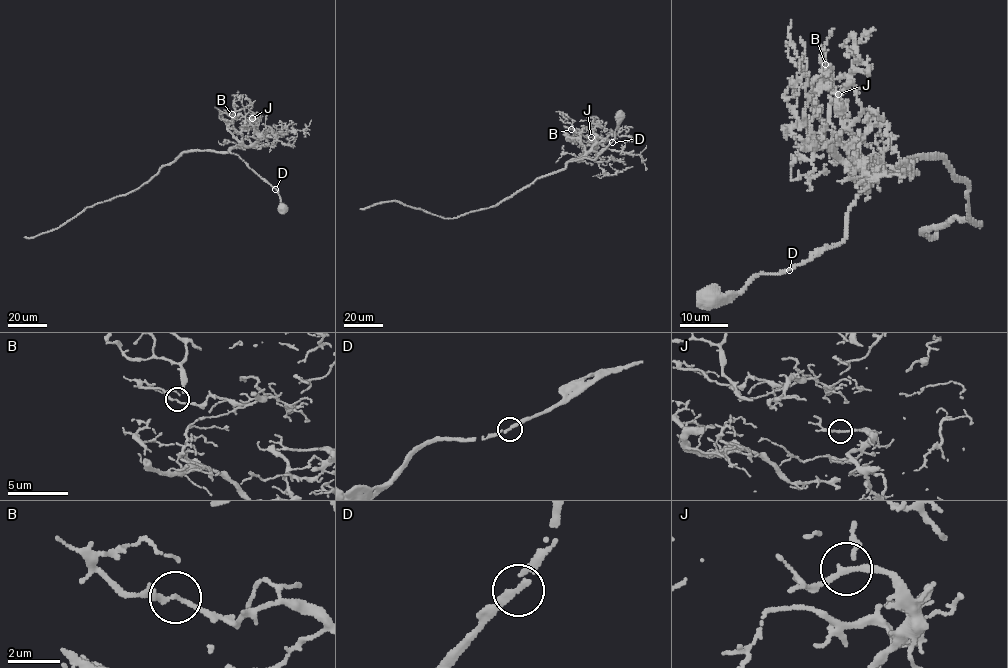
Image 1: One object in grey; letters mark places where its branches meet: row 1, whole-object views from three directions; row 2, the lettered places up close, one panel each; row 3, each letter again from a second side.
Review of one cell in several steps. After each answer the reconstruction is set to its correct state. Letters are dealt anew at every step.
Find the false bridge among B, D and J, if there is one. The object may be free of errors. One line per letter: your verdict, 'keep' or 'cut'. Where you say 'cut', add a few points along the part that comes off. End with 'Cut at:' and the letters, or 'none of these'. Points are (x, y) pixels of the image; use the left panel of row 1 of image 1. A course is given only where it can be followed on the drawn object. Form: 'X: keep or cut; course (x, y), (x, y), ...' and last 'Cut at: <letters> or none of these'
B: keep
D: keep
J: keep
Cut at: none of these

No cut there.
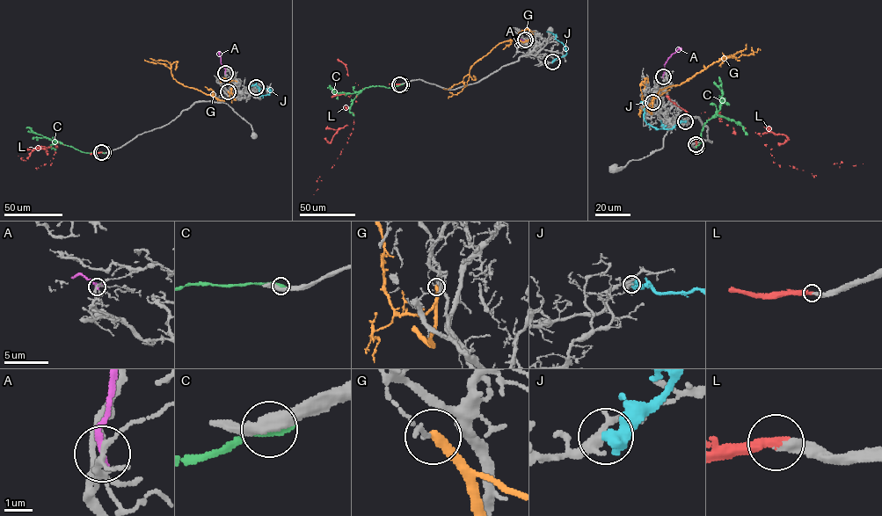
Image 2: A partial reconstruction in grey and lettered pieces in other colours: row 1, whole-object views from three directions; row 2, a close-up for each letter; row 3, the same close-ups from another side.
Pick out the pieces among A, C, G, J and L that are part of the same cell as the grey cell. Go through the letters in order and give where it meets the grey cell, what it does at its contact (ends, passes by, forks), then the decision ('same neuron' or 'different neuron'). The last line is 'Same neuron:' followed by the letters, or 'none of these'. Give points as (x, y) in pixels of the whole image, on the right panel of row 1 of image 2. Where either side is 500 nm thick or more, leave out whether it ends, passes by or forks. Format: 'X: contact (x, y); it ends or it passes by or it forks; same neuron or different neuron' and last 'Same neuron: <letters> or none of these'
A: contact (663, 76); it ends; different neuron
C: contact (696, 146); it ends; different neuron
G: contact (652, 102); it ends; different neuron
J: contact (685, 121); different neuron
L: contact (696, 144); it ends; same neuron
Same neuron: L

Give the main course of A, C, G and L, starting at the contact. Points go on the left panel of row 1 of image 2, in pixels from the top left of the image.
A: (225, 73), (219, 52)
C: (103, 152), (81, 152), (26, 128)
G: (228, 91), (229, 97), (222, 100), (185, 86), (174, 79), (169, 62), (150, 58)
L: (101, 152), (90, 154), (62, 144), (54, 145), (49, 148), (54, 153), (52, 163), (36, 168), (18, 156)

